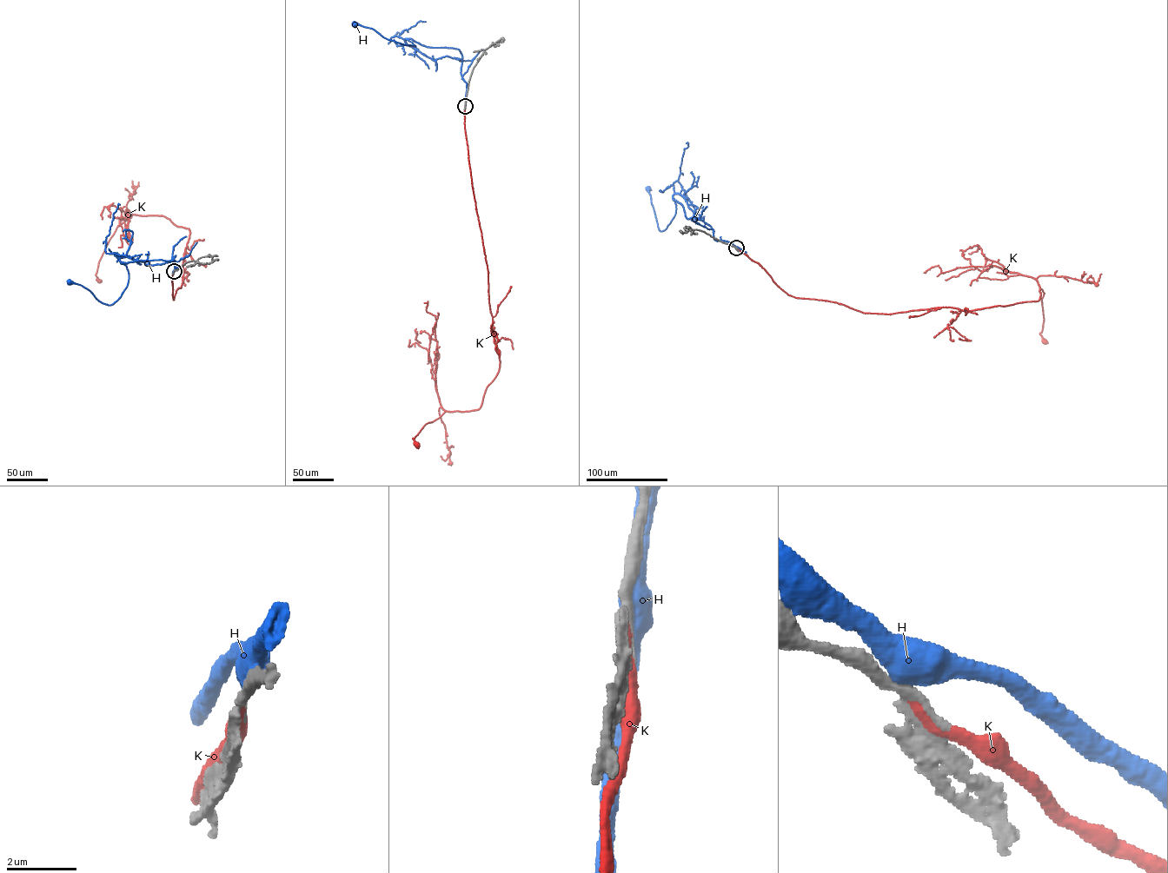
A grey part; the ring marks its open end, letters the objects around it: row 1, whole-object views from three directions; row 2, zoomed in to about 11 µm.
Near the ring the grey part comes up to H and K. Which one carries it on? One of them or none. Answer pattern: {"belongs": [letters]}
{"belongs": ["K"]}

